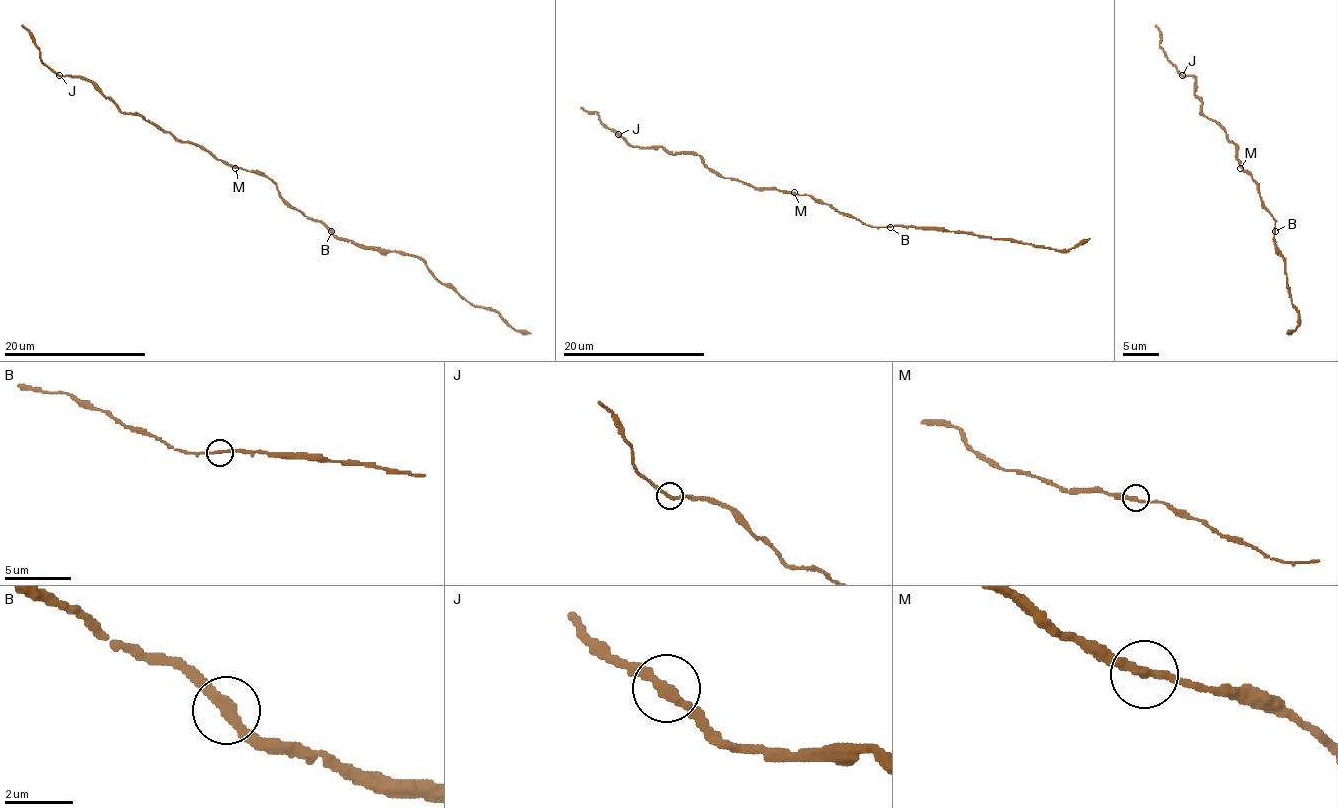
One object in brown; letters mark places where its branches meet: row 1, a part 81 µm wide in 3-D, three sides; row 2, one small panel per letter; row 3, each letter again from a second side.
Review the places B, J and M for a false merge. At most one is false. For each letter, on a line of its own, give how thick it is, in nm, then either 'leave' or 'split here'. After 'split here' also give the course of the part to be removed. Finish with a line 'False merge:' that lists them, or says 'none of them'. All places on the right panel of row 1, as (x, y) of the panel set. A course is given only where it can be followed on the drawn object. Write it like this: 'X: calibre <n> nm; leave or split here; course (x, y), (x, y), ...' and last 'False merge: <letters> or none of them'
B: calibre 280 nm; leave
J: calibre 280 nm; leave
M: calibre 280 nm; leave
False merge: none of them

